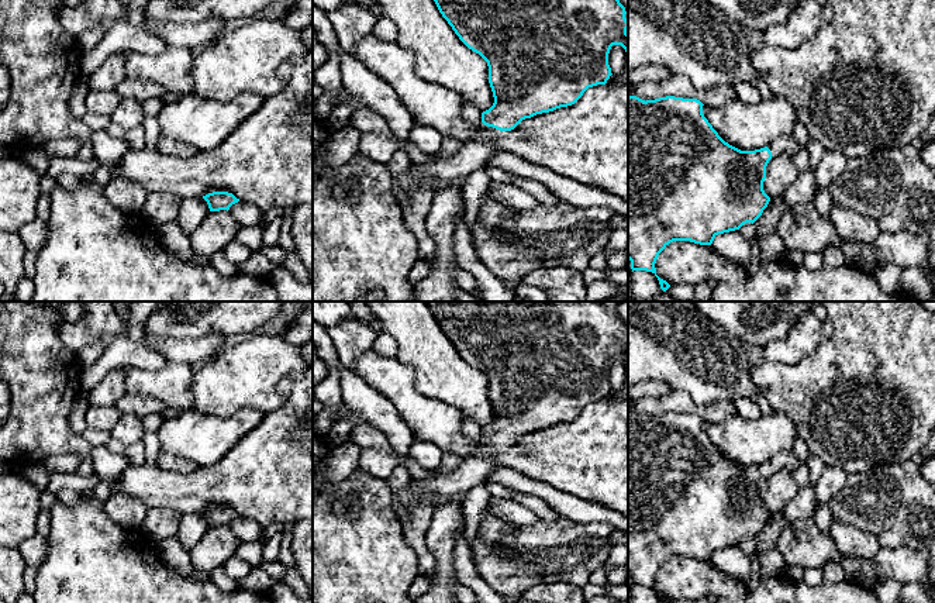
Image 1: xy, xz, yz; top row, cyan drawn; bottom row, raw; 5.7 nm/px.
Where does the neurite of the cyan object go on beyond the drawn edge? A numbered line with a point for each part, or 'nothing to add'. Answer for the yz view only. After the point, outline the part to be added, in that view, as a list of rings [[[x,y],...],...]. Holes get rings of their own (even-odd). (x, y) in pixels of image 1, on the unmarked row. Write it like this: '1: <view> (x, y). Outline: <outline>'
1: yz (789, 461). Outline: [[[780,452],[769,462],[773,472],[780,469],[794,472],[801,464],[794,452]]]

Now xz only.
1: xz (473, 469). Outline: [[[486,442],[480,447],[476,455],[460,458],[460,464],[449,471],[439,469],[425,471],[422,479],[411,479],[411,482],[400,490],[397,513],[400,524],[410,520],[408,503],[413,497],[434,504],[437,496],[451,496],[455,493],[466,493],[472,487],[486,483],[487,476],[501,468],[501,464],[494,459],[496,454],[504,452],[506,447]]]

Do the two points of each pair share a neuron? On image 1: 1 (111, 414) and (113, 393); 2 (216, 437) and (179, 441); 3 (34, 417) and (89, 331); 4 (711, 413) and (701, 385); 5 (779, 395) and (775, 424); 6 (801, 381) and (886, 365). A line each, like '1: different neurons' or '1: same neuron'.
1: different neurons
2: same neuron
3: different neurons
4: different neurons
5: different neurons
6: same neuron

